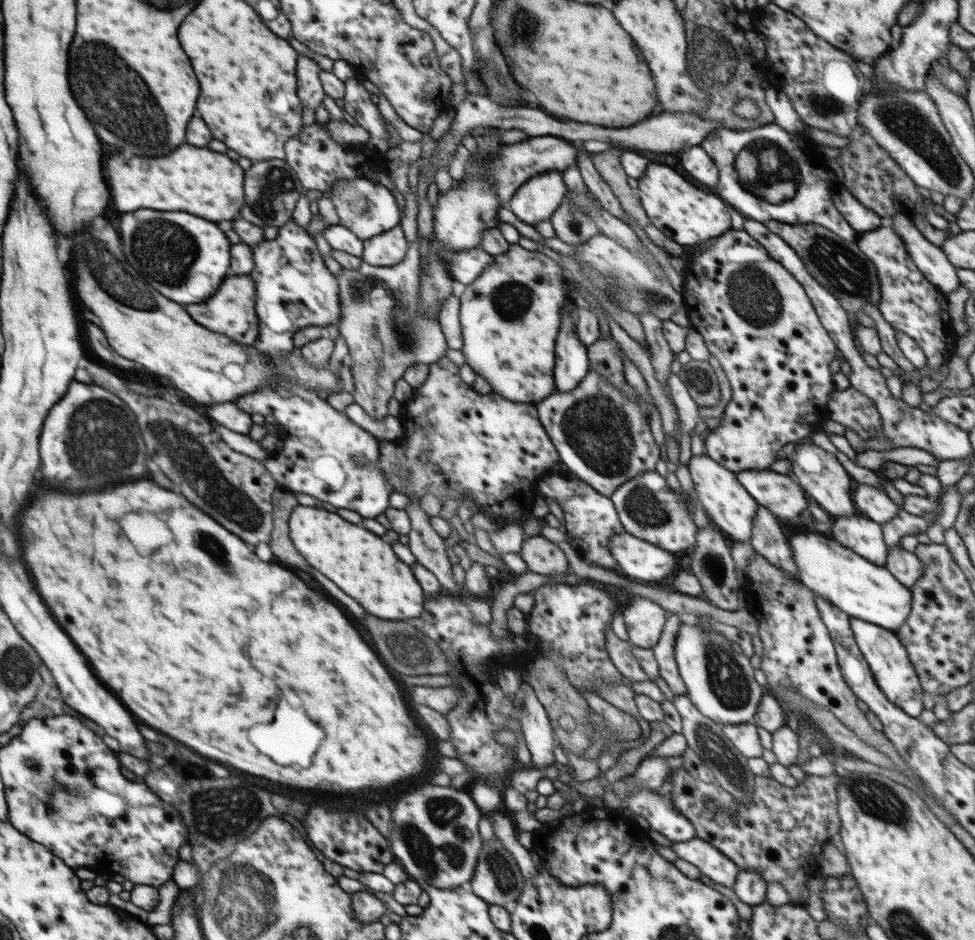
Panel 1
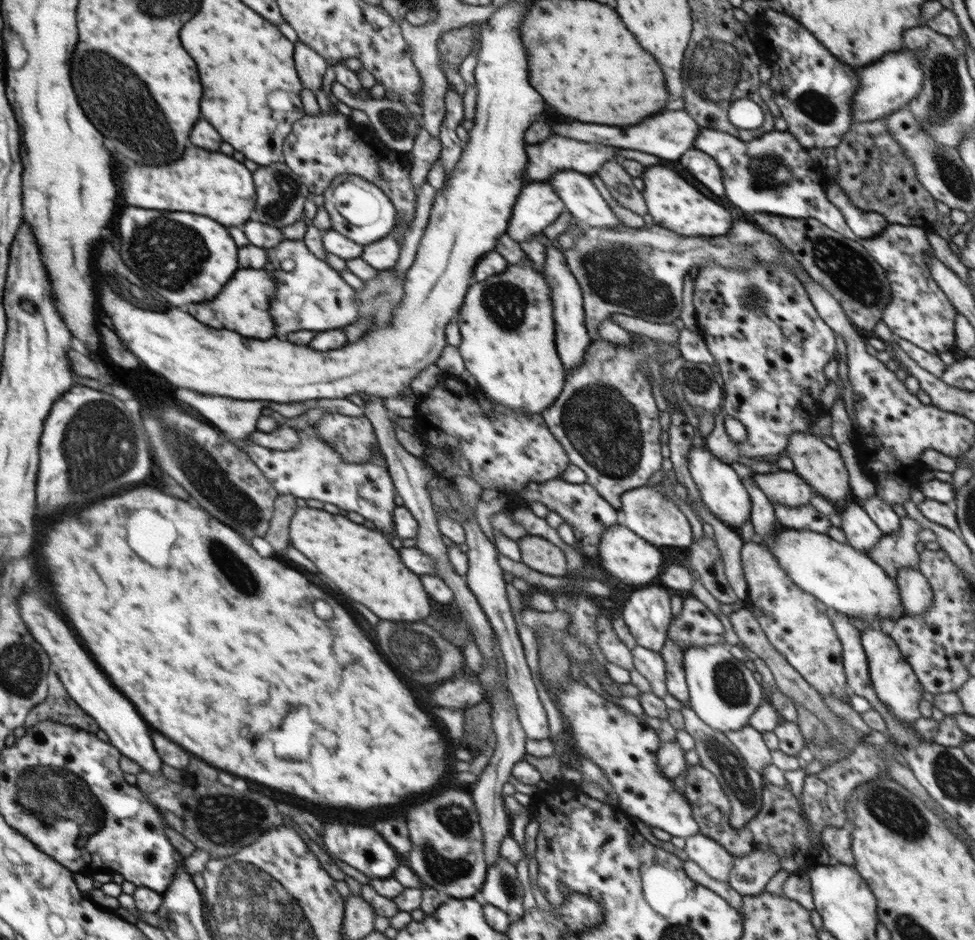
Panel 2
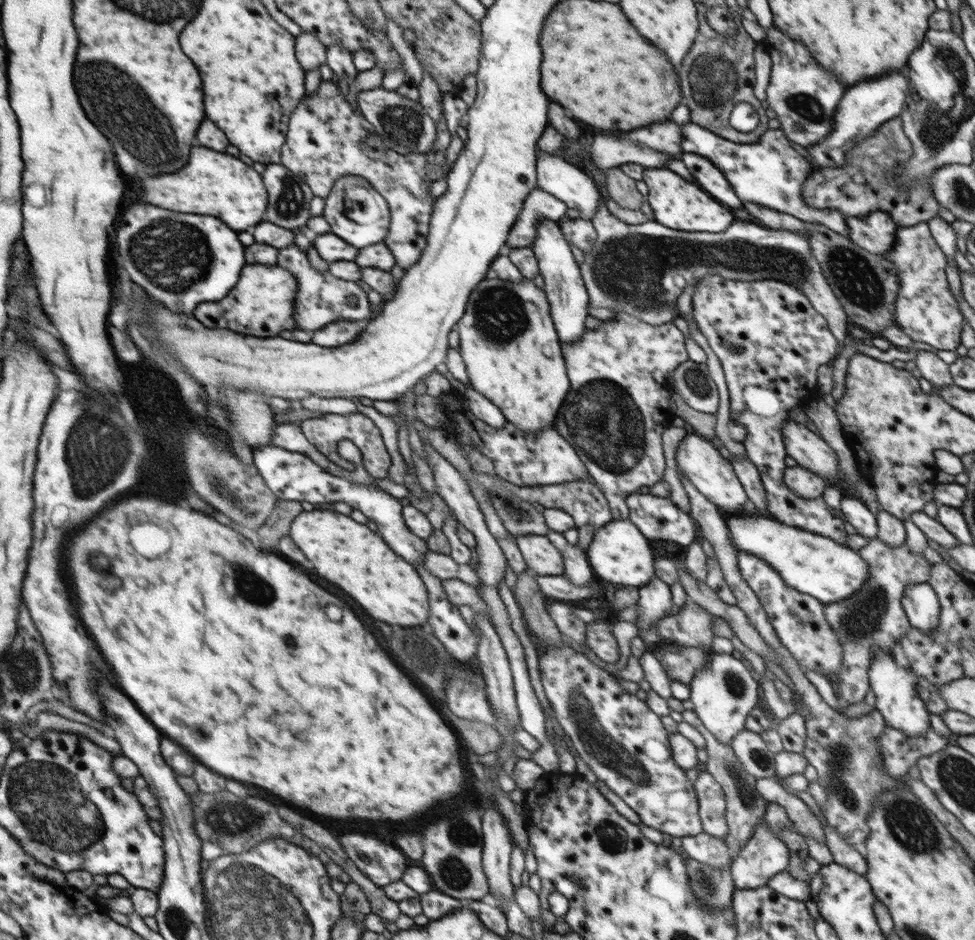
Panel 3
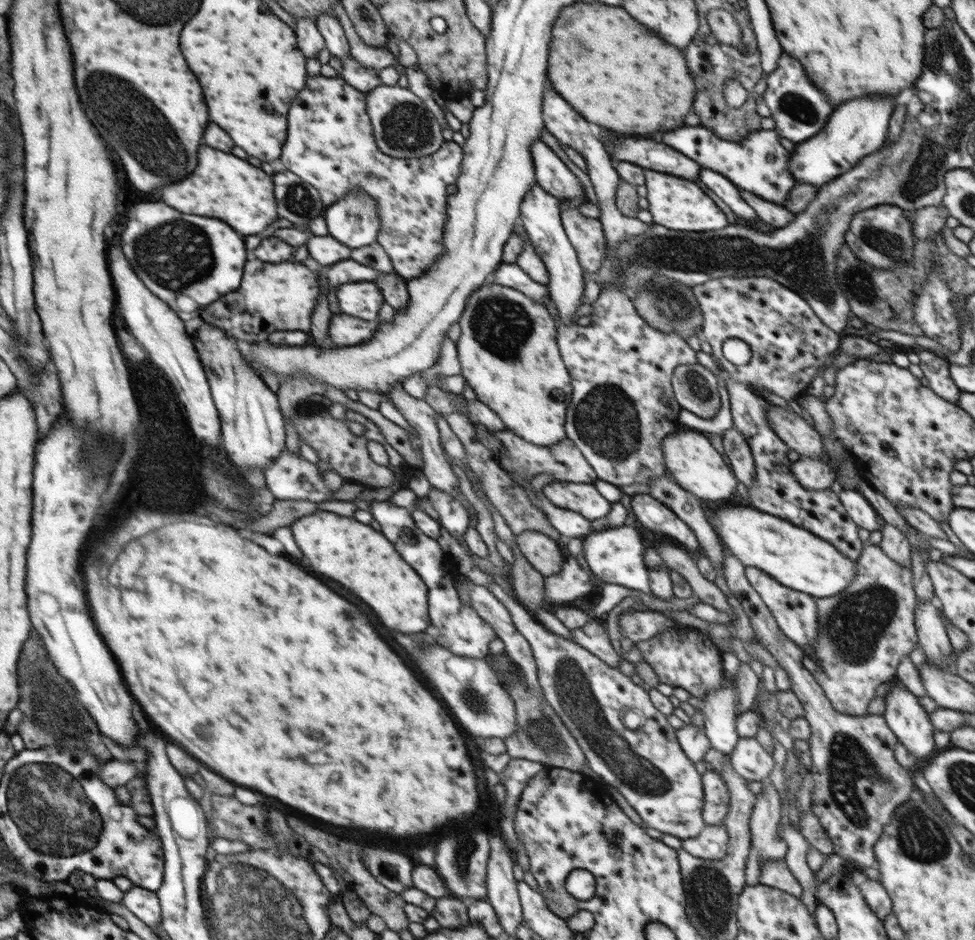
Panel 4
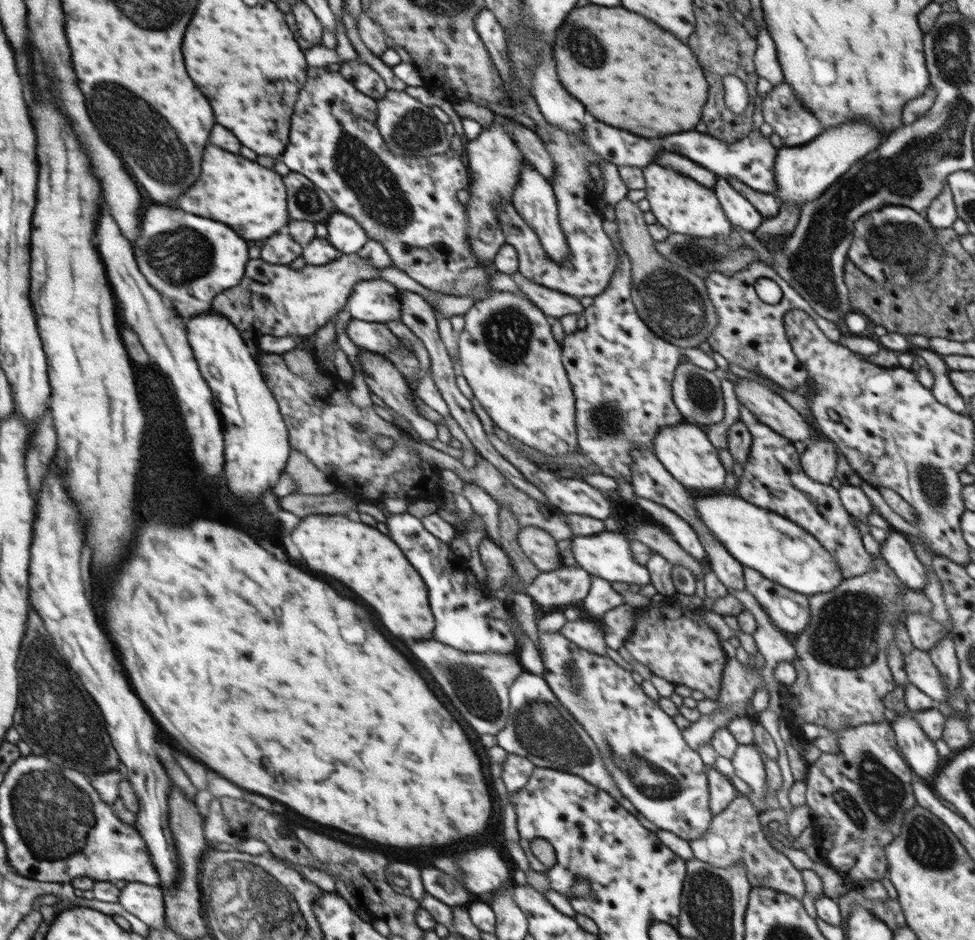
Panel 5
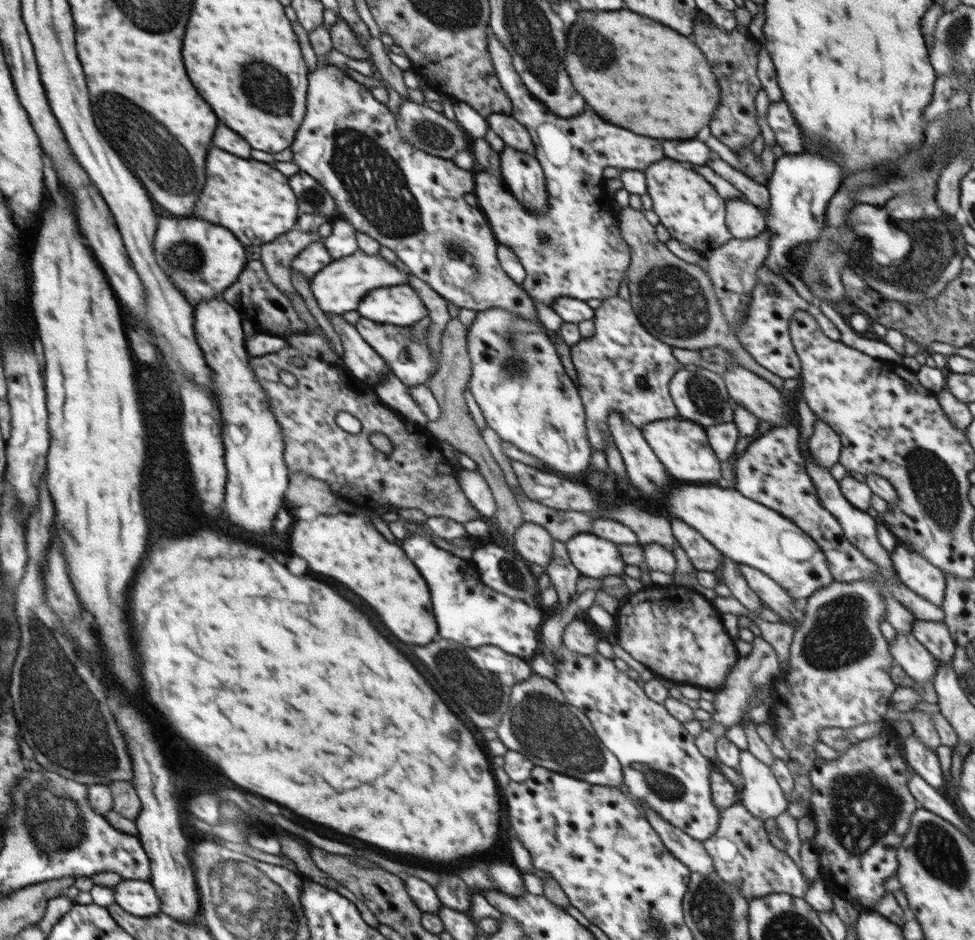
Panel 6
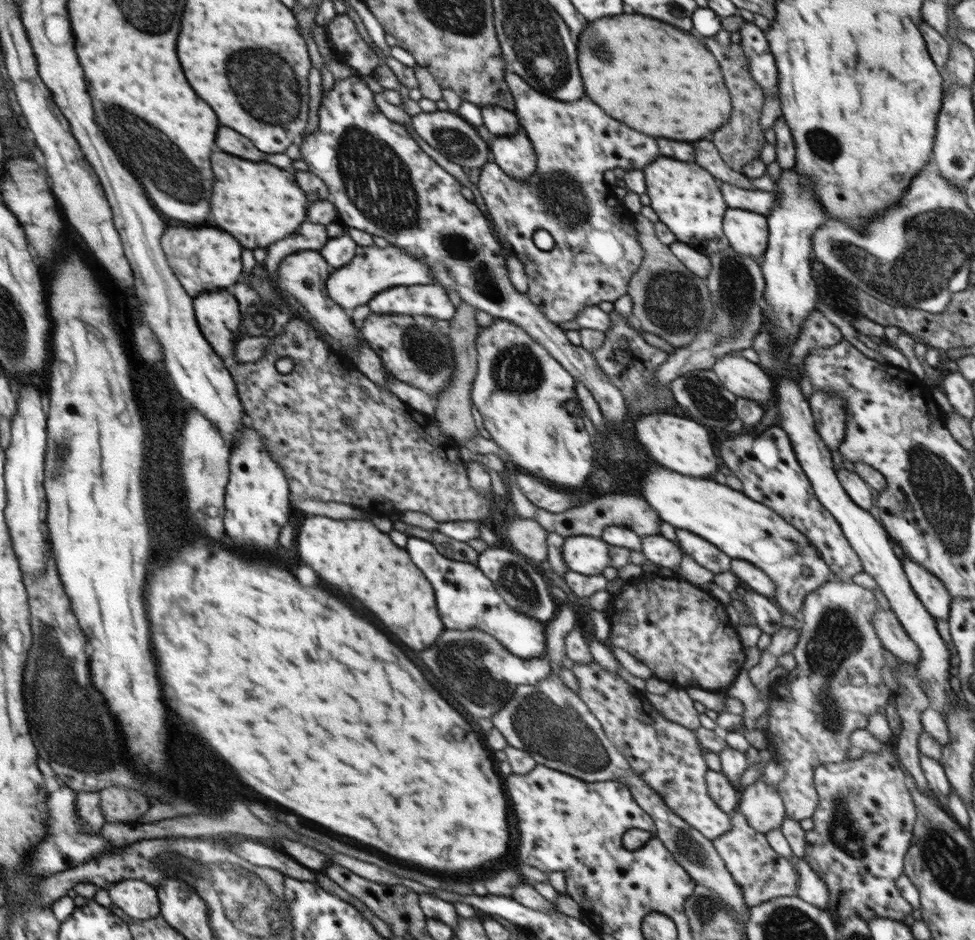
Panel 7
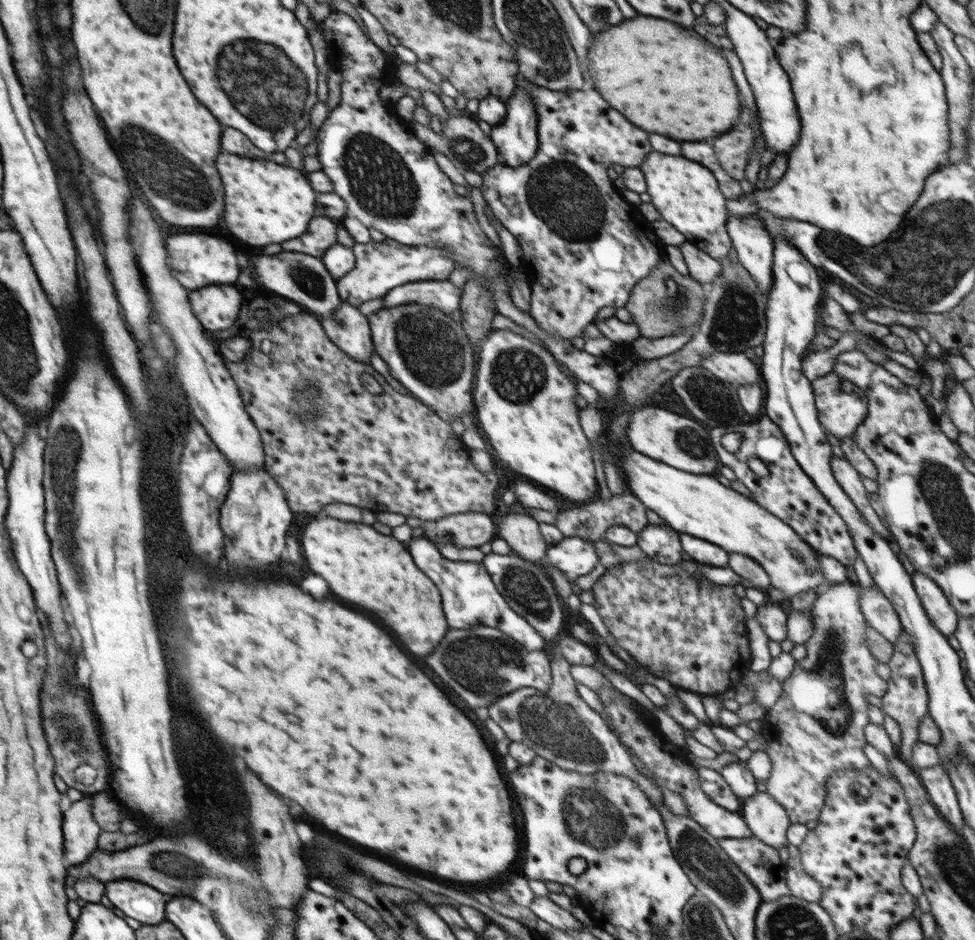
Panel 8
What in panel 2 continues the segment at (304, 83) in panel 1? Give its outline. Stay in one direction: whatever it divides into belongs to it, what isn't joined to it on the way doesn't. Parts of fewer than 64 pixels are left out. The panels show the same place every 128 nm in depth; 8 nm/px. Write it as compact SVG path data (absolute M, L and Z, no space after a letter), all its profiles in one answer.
M298 41L295 44L294 61L296 71L303 89L318 93L318 90L325 87L324 76L328 64L318 52L306 46L304 42Z

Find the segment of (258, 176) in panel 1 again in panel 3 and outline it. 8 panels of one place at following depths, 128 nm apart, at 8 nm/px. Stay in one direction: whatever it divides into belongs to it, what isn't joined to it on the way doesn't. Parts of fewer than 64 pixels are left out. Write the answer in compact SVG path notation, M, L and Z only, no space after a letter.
M282 164L265 165L264 186L268 190L268 208L264 218L285 229L306 226L313 192L296 173Z

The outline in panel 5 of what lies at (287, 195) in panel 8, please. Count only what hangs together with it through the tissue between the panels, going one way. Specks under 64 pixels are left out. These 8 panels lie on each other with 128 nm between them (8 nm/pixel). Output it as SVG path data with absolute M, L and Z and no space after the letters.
M208 146L204 150L204 178L188 192L180 194L178 208L190 214L204 214L204 218L216 218L228 222L234 230L240 230L248 240L268 238L286 226L286 188L283 180L274 172L242 156L234 156L222 148Z

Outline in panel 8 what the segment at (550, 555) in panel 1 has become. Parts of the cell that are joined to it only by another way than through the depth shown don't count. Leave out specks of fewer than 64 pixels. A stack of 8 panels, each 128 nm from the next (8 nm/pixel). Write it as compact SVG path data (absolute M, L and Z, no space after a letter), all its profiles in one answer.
M524 514L506 516L499 524L499 538L503 538L515 555L526 561L545 560L546 542L542 536L539 522Z

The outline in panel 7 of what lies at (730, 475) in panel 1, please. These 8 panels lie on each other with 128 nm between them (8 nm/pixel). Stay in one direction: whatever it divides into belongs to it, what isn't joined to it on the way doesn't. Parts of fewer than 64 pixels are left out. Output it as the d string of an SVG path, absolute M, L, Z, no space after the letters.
M670 413L648 414L635 417L633 434L649 458L654 458L658 464L684 474L684 476L698 476L706 478L718 472L717 452L714 450L712 431L694 422L692 419L671 415Z

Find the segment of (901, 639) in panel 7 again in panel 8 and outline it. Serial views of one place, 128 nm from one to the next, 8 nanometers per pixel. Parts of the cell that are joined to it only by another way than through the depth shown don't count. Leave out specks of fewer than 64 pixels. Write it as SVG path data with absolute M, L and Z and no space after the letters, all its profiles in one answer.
M858 584L857 586L861 590L861 612L867 625L882 634L888 642L896 644L900 633L903 632L903 627L895 609L890 604L890 600L884 597L876 584L872 589L865 589Z

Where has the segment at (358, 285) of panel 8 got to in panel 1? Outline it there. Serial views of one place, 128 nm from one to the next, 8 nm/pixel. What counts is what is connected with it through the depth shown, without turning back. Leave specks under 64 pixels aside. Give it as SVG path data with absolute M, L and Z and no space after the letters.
M240 274L240 276L232 276L228 278L228 282L224 282L224 286L220 286L220 290L200 304L191 304L185 306L189 315L196 322L200 322L202 326L208 326L208 330L224 334L234 343L242 345L253 344L256 337L260 336L260 320L256 318L256 282L252 280L250 274Z

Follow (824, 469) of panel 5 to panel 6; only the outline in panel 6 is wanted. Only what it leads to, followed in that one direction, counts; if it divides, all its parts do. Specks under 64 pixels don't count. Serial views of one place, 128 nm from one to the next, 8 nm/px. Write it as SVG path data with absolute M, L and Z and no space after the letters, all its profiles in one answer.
M818 416L814 425L814 432L808 439L808 454L812 456L812 460L822 466L822 468L832 468L836 462L839 462L841 454L840 436L826 424L822 422Z

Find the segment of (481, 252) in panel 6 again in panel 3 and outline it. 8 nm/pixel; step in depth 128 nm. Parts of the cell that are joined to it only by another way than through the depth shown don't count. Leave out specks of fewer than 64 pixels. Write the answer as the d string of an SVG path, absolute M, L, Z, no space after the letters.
M331 81L321 82L316 94L305 98L300 105L290 114L287 138L281 148L280 164L288 170L296 173L313 192L313 196L326 199L332 190L332 185L342 176L354 175L364 182L370 183L378 193L387 201L390 210L390 226L384 243L390 248L392 256L396 257L396 264L403 270L414 265L424 247L426 247L426 235L430 226L434 199L428 193L430 182L446 178L450 168L444 170L446 150L438 150L430 153L400 154L390 150L376 135L374 126L371 126L364 116L356 114L350 104L340 95L339 88Z

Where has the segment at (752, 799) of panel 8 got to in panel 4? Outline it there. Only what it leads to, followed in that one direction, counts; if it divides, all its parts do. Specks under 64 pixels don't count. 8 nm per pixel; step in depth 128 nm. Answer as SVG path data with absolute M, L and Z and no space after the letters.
M739 737L734 750L728 755L734 770L744 777L747 781L761 781L768 778L768 774L774 770L774 759L772 754L768 753L755 737Z

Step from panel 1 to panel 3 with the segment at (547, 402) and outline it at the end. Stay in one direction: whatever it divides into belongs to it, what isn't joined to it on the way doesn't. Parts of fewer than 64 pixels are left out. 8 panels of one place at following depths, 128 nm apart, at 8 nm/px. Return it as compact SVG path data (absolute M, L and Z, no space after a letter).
M614 311L614 315L614 320L604 320L596 329L587 329L579 342L561 346L570 391L560 407L554 429L574 447L578 458L594 478L595 485L603 491L613 510L613 520L621 521L629 518L629 494L642 486L652 487L663 480L666 461L662 432L670 426L675 416L670 411L673 389L667 376L689 358L684 348L683 334L673 322L654 327L626 312Z

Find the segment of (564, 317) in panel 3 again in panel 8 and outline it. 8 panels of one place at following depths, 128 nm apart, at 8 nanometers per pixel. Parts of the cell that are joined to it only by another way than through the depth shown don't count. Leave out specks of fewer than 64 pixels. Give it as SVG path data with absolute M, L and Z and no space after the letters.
M518 89L506 103L506 118L496 127L492 127L489 138L496 146L500 156L500 162L510 168L518 168L522 164L528 164L538 150L537 124L538 115L535 114L533 103L529 98L529 93Z

